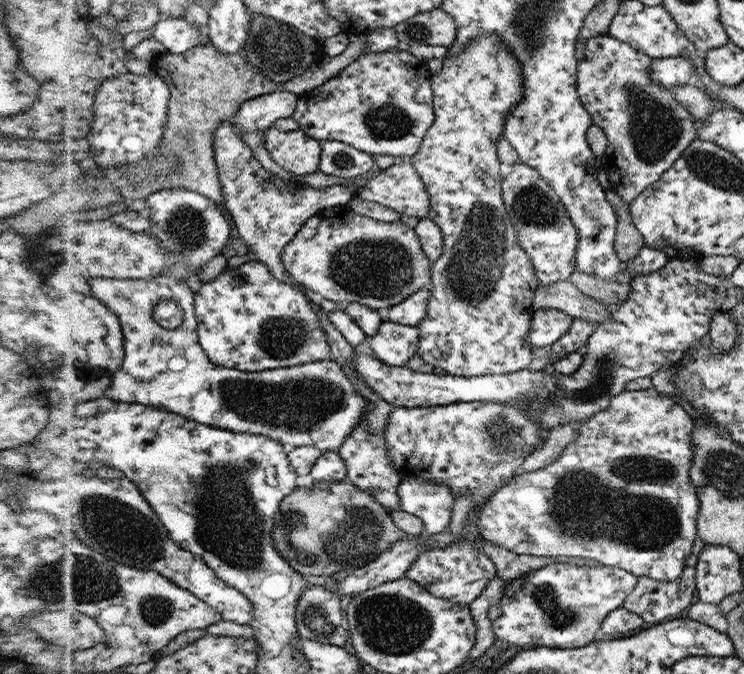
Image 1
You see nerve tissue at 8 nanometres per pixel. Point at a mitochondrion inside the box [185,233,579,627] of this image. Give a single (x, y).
(227, 526)

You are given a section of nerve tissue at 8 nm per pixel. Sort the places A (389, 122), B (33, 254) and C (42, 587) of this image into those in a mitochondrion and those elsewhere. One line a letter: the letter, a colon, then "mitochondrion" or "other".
A: mitochondrion
B: other
C: mitochondrion

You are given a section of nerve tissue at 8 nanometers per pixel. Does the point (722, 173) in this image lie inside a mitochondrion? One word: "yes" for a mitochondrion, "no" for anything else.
yes

